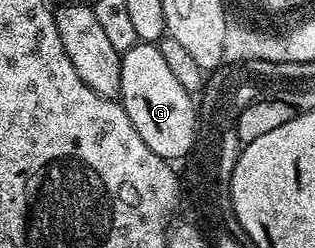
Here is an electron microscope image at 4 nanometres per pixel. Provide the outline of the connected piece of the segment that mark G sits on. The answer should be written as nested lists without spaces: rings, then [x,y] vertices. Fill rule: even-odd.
[[[137,41],[130,50],[121,54],[120,64],[119,98],[134,129],[138,129],[138,137],[142,137],[142,141],[146,141],[146,145],[150,145],[158,157],[169,161],[183,160],[185,147],[188,147],[192,138],[192,121],[198,116],[193,96],[188,95],[186,89],[182,89],[182,84],[174,78],[174,72],[166,66],[155,43]]]

